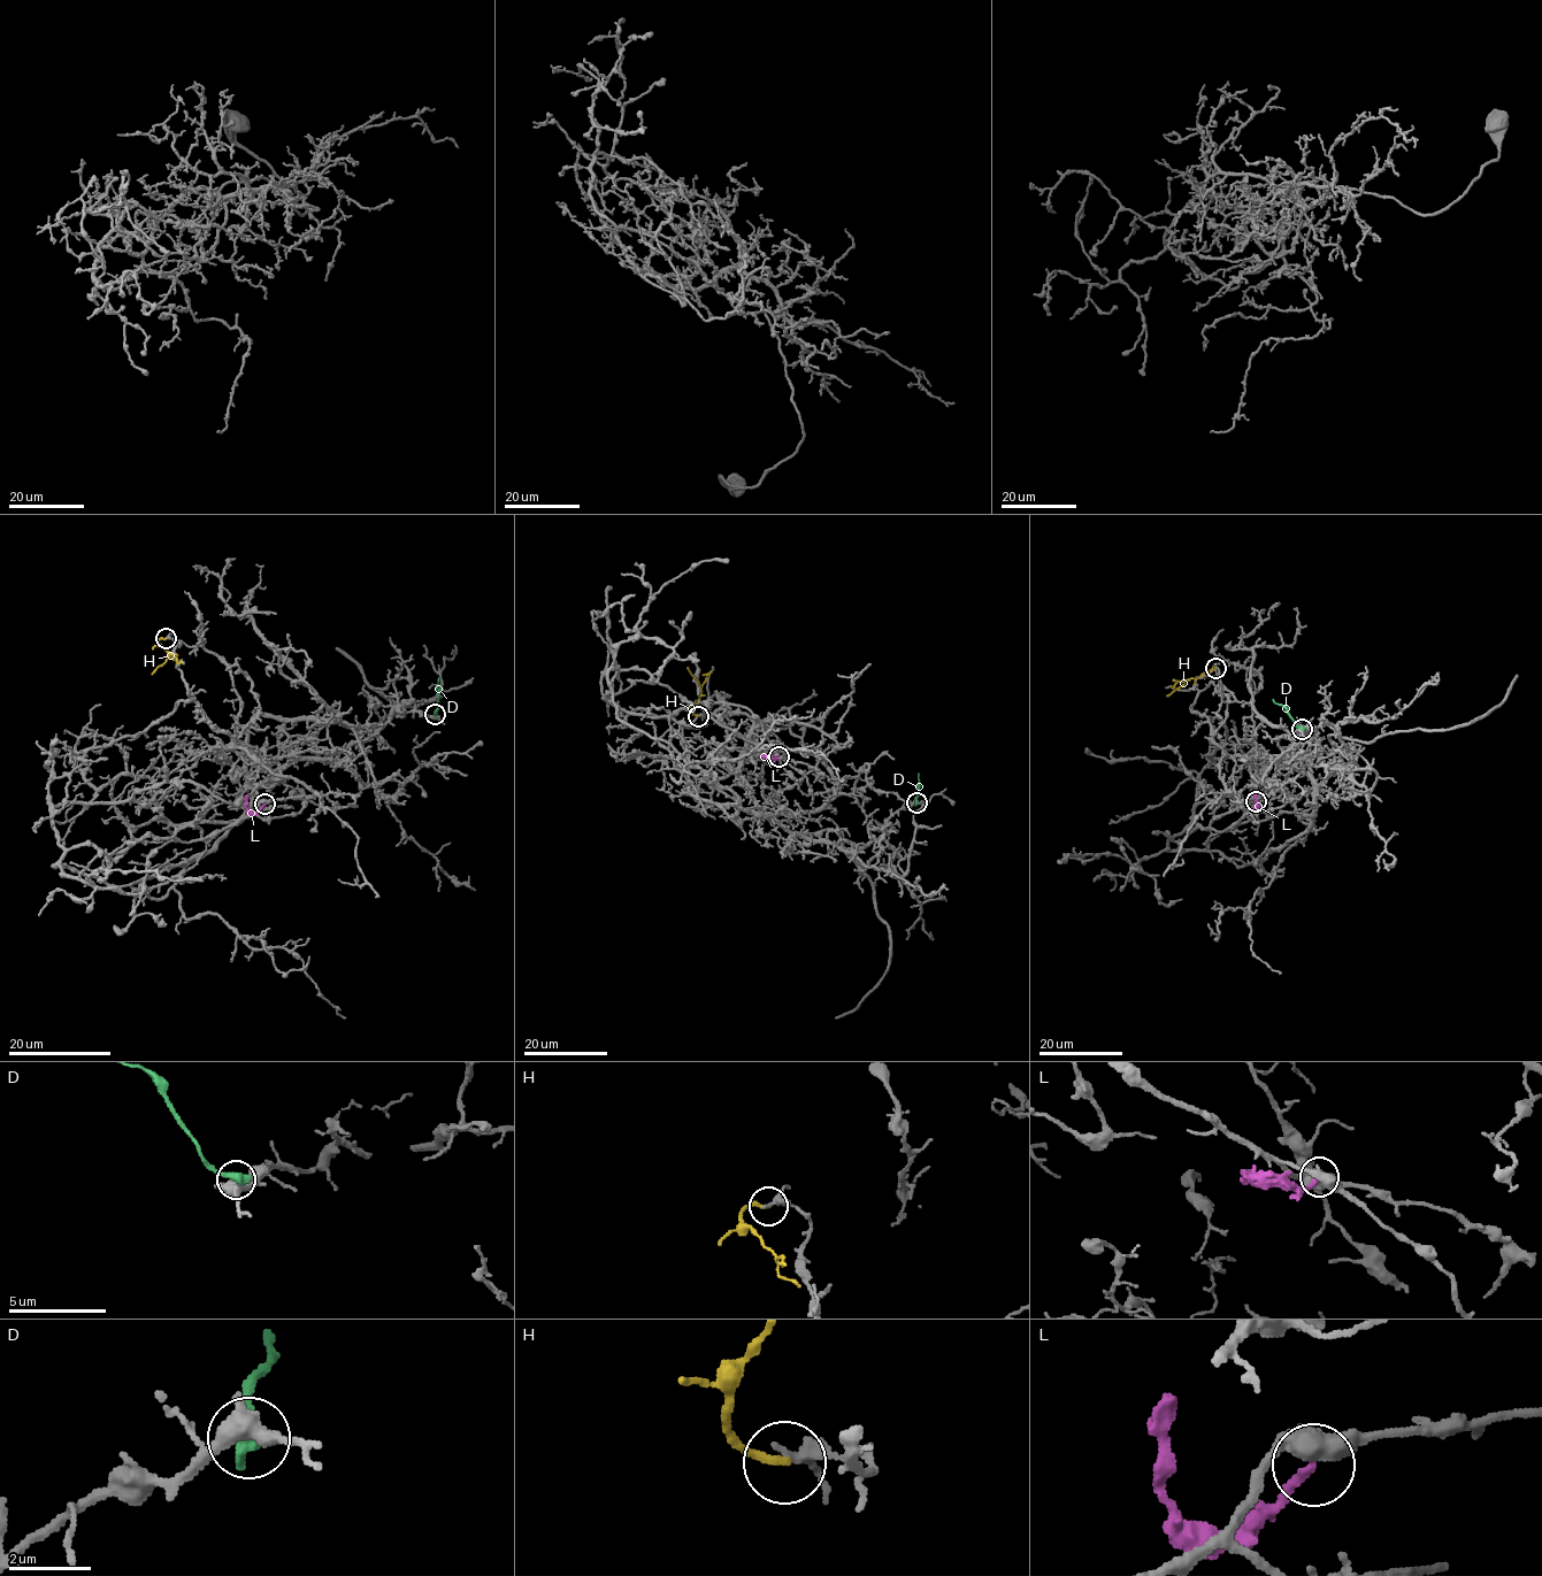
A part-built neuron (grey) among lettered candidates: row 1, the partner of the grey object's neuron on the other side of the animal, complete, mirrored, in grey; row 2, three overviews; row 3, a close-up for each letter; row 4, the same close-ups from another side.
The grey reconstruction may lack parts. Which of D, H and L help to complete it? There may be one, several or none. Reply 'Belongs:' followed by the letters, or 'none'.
Belongs: none

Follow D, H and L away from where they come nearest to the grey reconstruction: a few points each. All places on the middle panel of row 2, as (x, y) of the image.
D: (917, 802), (919, 774)
H: (698, 716), (692, 710), (700, 698), (702, 685), (687, 667)
L: (779, 756), (764, 755)

